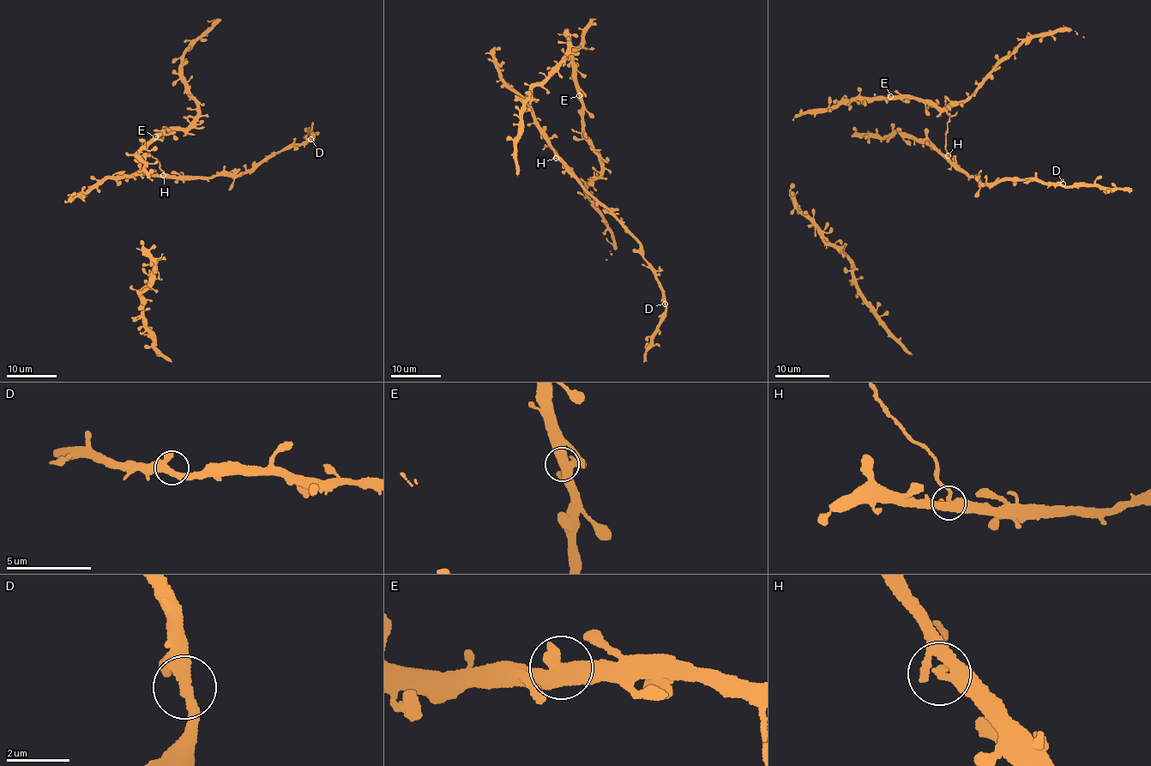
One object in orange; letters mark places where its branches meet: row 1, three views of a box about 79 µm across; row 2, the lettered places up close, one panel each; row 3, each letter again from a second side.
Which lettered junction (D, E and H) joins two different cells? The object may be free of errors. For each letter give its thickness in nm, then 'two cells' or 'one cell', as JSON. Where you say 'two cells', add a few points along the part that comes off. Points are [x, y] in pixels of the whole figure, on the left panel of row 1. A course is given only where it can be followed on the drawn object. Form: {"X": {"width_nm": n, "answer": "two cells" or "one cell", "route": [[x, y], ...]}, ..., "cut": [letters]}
{"D": {"width_nm": 320, "answer": "one cell"}, "E": {"width_nm": 440, "answer": "one cell"}, "H": {"width_nm": 360, "answer": "two cells", "route": [[164, 175], [160, 164], [143, 146], [140, 138]]}, "cut": ["H"]}

